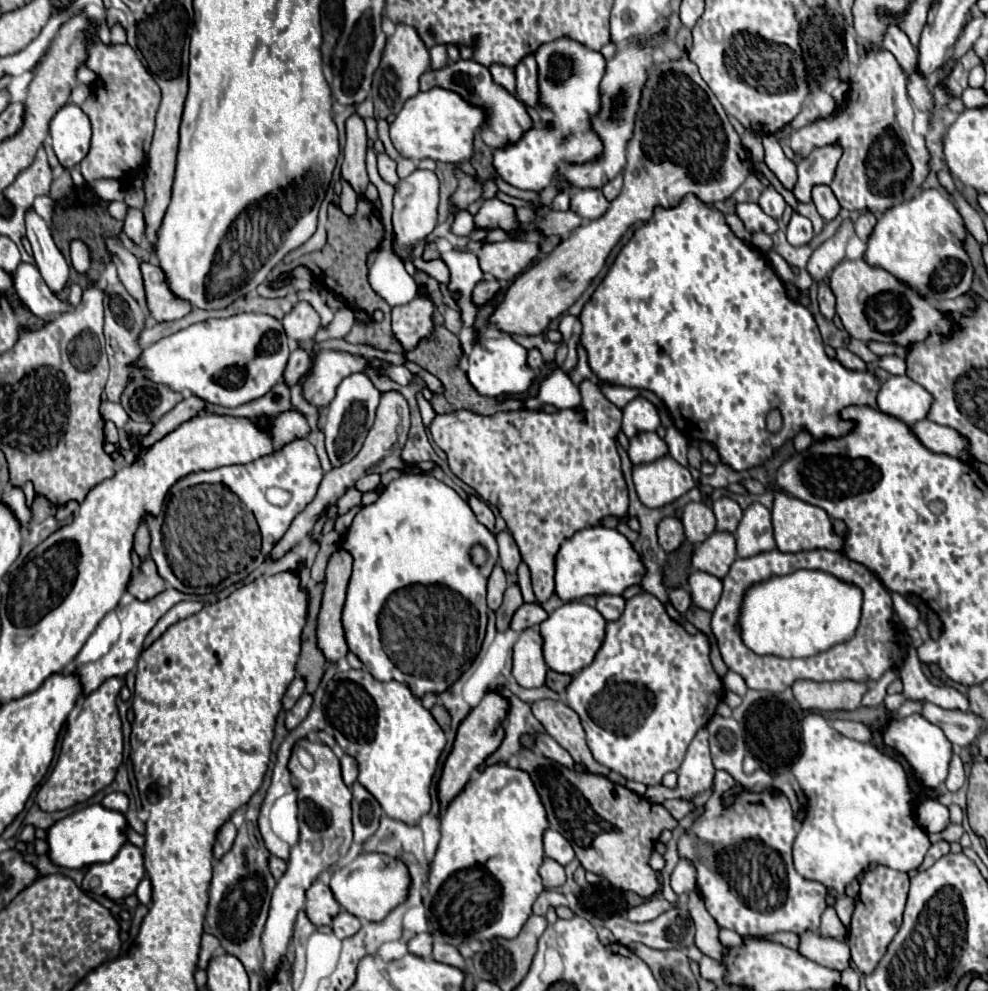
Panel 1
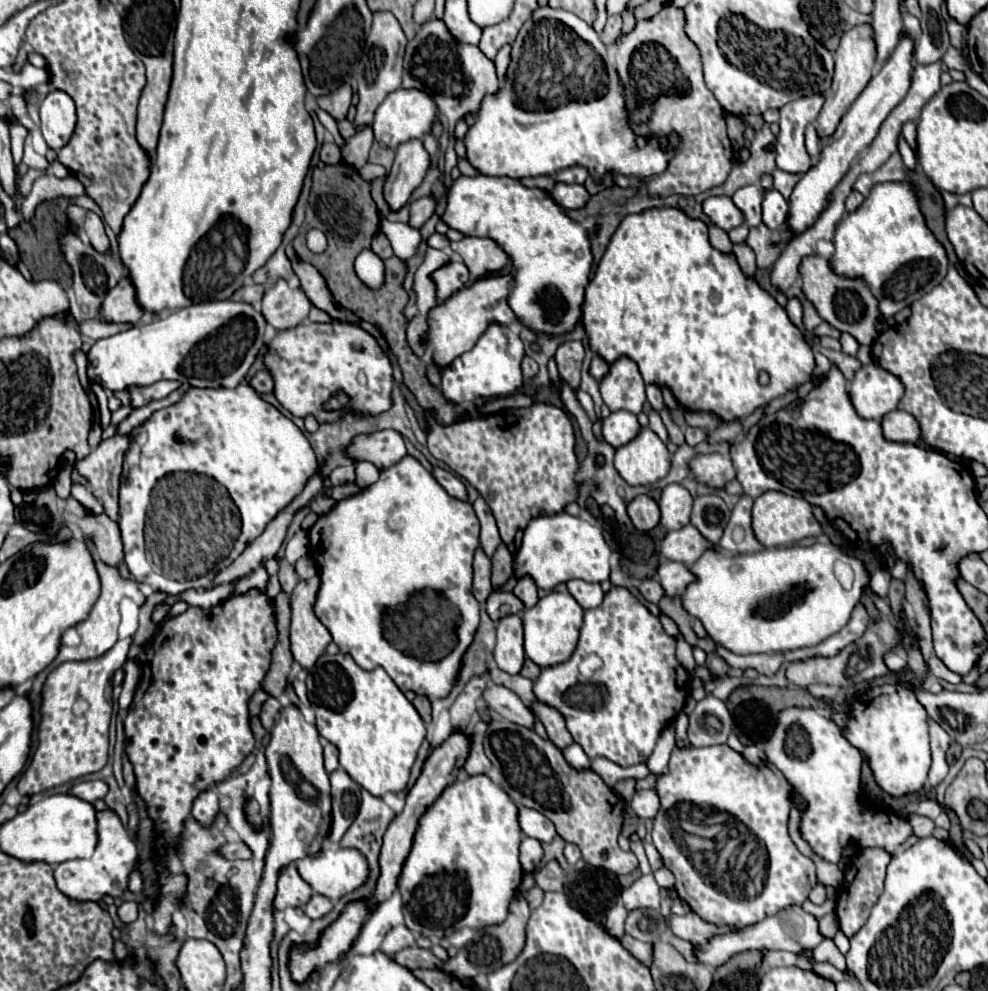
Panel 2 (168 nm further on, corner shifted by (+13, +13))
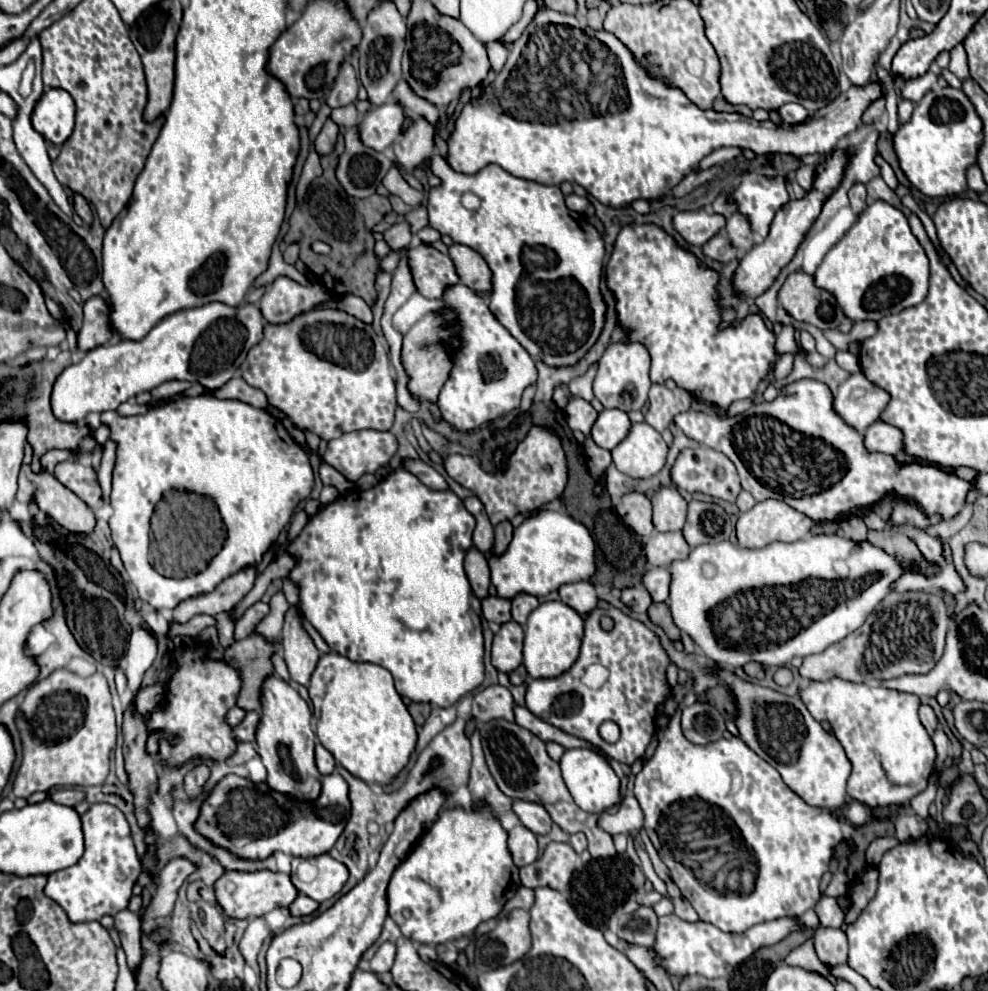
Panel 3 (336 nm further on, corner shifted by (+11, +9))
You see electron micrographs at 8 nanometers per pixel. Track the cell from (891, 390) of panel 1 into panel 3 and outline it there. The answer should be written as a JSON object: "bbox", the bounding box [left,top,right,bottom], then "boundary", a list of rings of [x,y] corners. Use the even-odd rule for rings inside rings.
{"bbox":[833,372,889,432],"boundary":[[[861,372],[851,374],[833,394],[835,412],[855,430],[865,432],[889,402],[889,394],[875,388]]]}

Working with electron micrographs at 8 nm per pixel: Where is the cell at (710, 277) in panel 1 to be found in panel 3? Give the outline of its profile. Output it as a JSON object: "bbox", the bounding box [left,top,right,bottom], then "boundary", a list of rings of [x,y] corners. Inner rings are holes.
{"bbox":[607,224,777,408],"boundary":[[[631,224],[619,232],[615,250],[607,264],[607,284],[617,294],[619,322],[629,326],[629,340],[645,344],[651,354],[651,382],[663,384],[671,378],[677,386],[697,394],[707,404],[727,408],[735,400],[753,396],[759,380],[765,378],[769,364],[777,360],[775,334],[767,330],[759,314],[749,314],[737,328],[717,328],[721,320],[721,310],[715,302],[717,272],[701,268],[699,260],[691,252],[677,248],[673,238],[655,224]]]}

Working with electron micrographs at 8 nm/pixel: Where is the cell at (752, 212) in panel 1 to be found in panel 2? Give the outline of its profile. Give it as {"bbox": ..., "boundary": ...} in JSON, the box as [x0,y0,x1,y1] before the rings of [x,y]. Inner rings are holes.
{"bbox":[703,196,745,230],"boundary":[[[711,196],[703,202],[705,214],[711,218],[713,224],[717,224],[723,230],[731,230],[735,226],[741,226],[745,218],[741,218],[741,210],[733,206],[733,200],[729,196]]]}

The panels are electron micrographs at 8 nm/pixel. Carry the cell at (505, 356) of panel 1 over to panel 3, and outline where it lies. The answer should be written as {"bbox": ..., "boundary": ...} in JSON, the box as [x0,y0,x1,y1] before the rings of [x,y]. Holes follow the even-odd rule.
{"bbox":[437,284,537,432],"boundary":[[[453,284],[445,288],[441,300],[443,306],[439,310],[449,308],[455,312],[461,346],[449,352],[453,368],[439,392],[437,406],[441,418],[451,424],[453,430],[475,432],[481,424],[501,420],[505,414],[519,408],[523,390],[537,382],[537,368],[527,350],[497,322],[477,292],[463,284]]]}

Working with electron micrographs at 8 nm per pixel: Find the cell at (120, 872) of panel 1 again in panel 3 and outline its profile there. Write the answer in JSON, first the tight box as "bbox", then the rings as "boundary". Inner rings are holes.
{"bbox":[45,802,143,924],"boundary":[[[105,802],[91,804],[81,816],[81,824],[85,836],[83,856],[77,864],[49,874],[45,886],[45,894],[57,902],[75,924],[101,920],[103,916],[115,916],[125,910],[131,898],[131,888],[143,870],[133,846],[129,824],[119,808]]]}

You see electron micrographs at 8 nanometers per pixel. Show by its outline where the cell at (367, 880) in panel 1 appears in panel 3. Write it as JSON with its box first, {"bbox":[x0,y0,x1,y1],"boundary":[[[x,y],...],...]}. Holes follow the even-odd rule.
{"bbox":[291,854,349,902],"boundary":[[[321,854],[311,860],[293,858],[291,882],[299,894],[305,894],[313,898],[315,902],[333,898],[341,890],[341,886],[347,882],[347,878],[349,878],[347,868],[341,862],[333,860],[329,854]]]}

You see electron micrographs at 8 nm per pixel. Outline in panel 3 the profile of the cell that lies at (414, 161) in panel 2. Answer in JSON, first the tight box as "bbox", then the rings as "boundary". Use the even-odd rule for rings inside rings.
{"bbox":[393,116,433,168],"boundary":[[[417,116],[393,148],[401,166],[417,168],[433,156],[433,146],[433,126],[423,116]]]}

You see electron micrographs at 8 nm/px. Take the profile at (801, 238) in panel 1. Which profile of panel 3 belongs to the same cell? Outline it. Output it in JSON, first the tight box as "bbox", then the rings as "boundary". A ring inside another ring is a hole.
{"bbox":[729,172,789,238],"boundary":[[[745,172],[741,174],[737,188],[729,194],[729,202],[735,202],[737,212],[743,214],[747,222],[751,222],[751,232],[765,238],[775,212],[789,202],[787,178],[767,178],[761,174]]]}

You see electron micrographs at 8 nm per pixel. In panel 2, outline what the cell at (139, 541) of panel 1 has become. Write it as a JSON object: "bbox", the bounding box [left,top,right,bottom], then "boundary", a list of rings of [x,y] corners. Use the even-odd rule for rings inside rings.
{"bbox":[75,434,131,522],"boundary":[[[115,434],[103,440],[87,458],[75,464],[79,474],[83,474],[91,486],[93,496],[105,506],[105,514],[119,522],[119,484],[123,470],[123,454],[129,448],[131,434]]]}

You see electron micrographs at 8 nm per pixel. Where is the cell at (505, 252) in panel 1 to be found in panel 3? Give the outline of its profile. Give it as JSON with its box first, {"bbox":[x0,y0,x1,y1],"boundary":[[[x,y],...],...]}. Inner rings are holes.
{"bbox":[449,244,491,292],"boundary":[[[453,244],[449,246],[449,256],[453,258],[459,280],[475,292],[491,290],[491,270],[487,262],[469,246]]]}

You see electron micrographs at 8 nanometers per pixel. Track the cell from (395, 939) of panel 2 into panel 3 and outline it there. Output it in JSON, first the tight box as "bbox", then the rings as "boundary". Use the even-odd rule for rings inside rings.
{"bbox":[369,942,395,974],"boundary":[[[385,942],[385,944],[379,946],[377,954],[373,956],[373,960],[371,960],[371,968],[369,968],[369,970],[375,972],[375,974],[383,974],[383,972],[391,970],[393,960],[395,960],[395,944]]]}

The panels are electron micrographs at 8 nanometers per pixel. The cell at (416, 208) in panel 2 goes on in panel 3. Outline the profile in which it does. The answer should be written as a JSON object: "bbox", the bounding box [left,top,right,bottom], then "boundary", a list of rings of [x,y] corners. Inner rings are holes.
{"bbox":[383,220,411,252],"boundary":[[[399,220],[397,224],[393,224],[389,230],[383,232],[383,240],[387,242],[387,246],[397,252],[397,250],[405,250],[411,242],[411,232],[409,232],[409,224],[405,220]]]}

